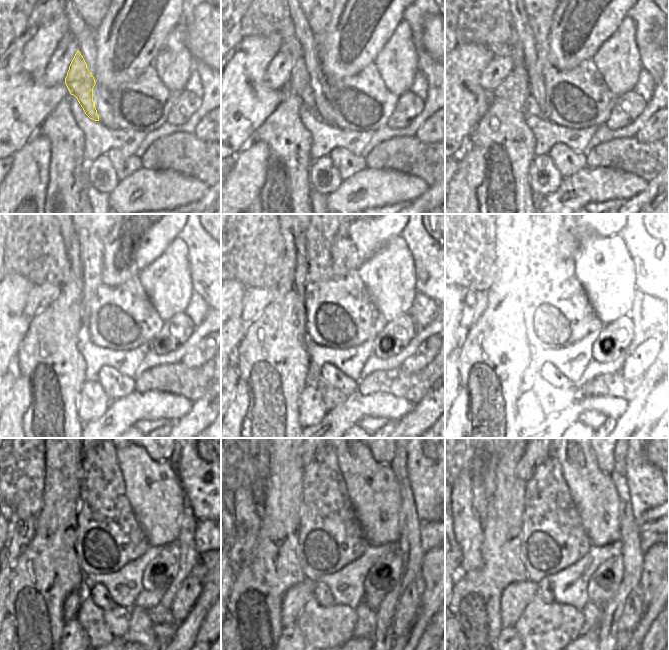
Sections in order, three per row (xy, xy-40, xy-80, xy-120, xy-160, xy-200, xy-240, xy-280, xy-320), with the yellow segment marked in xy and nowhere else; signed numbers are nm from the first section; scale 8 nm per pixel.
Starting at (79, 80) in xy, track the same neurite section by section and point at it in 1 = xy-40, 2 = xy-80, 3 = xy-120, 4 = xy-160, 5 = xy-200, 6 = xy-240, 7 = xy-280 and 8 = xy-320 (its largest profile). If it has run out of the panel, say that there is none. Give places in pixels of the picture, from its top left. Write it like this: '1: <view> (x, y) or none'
1: xy-40 (269, 13)
2: xy-80 (486, 20)
3: xy-120 (36, 251)
4: xy-160 (253, 254)
5: xy-200 (465, 234)
6: xy-240 (17, 458)
7: xy-280 (241, 458)
8: xy-320 (465, 458)

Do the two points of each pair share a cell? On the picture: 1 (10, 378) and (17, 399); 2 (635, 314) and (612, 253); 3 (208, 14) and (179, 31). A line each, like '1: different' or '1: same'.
1: different
2: different
3: different

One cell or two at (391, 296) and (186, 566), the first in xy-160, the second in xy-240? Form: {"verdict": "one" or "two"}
{"verdict": "two"}

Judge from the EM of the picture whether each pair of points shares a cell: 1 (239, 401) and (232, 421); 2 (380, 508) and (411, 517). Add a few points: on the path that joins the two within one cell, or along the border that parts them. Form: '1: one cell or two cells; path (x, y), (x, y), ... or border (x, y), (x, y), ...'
1: one cell; path (239, 406), (234, 416)
2: two cells; border (401, 491), (399, 538)

